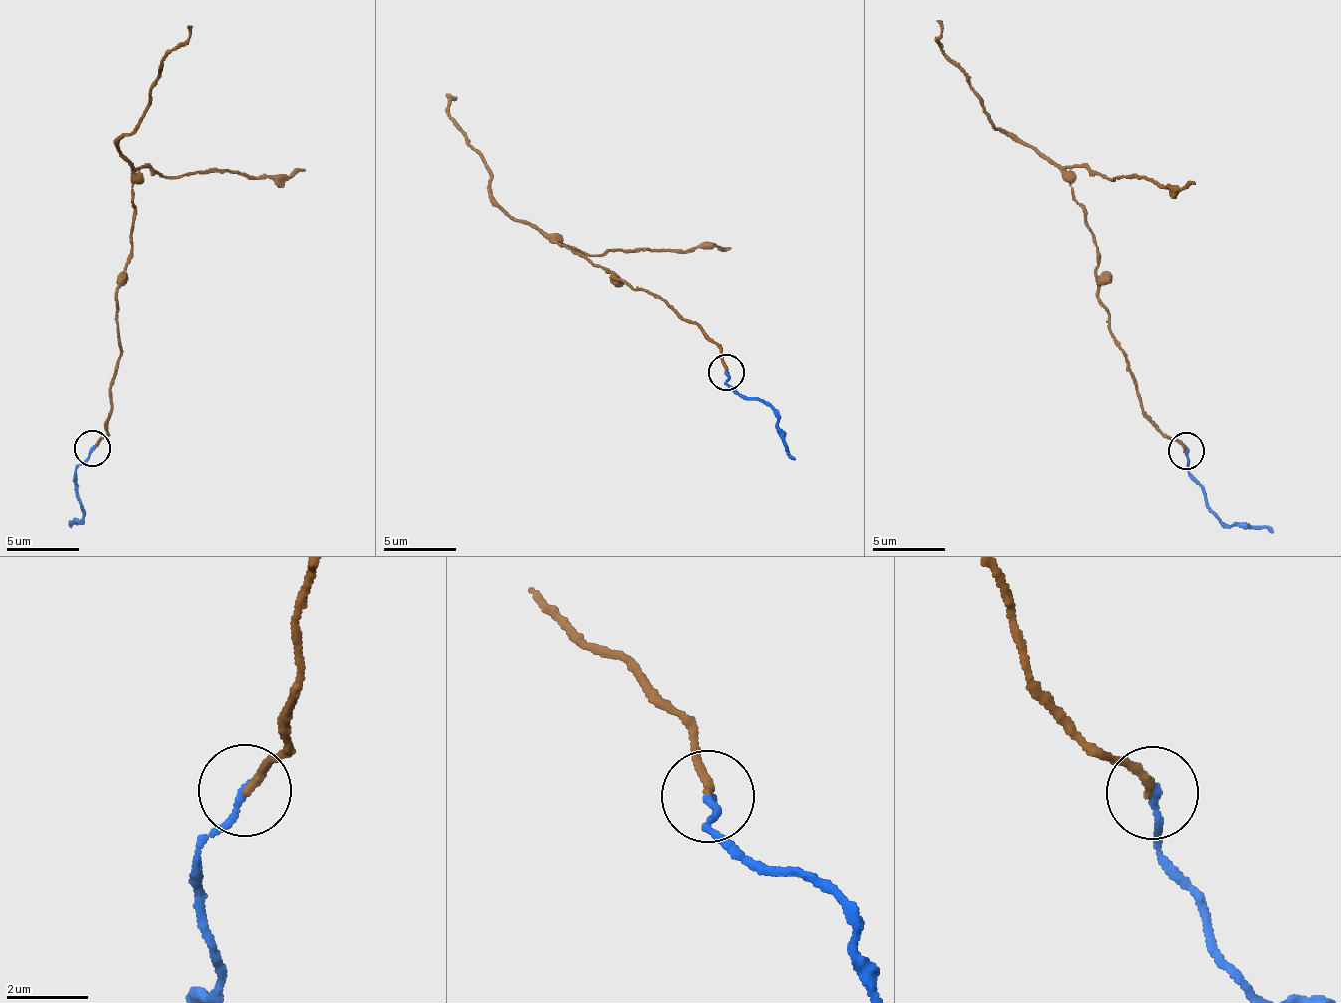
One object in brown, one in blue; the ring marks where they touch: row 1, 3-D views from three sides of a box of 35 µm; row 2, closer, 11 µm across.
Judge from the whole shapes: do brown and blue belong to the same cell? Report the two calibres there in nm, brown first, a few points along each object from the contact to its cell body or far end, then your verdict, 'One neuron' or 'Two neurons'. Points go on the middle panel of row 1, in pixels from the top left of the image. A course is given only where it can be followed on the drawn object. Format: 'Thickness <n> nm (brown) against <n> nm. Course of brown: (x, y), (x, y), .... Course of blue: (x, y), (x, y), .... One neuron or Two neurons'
Thickness 220 nm (brown) against 200 nm. Course of brown: (725, 371), (721, 349), (696, 323), (498, 205), (489, 171), (447, 111), (453, 98), (444, 94). Course of blue: (725, 371), (732, 387), (777, 414), (777, 432), (795, 461). One neuron

